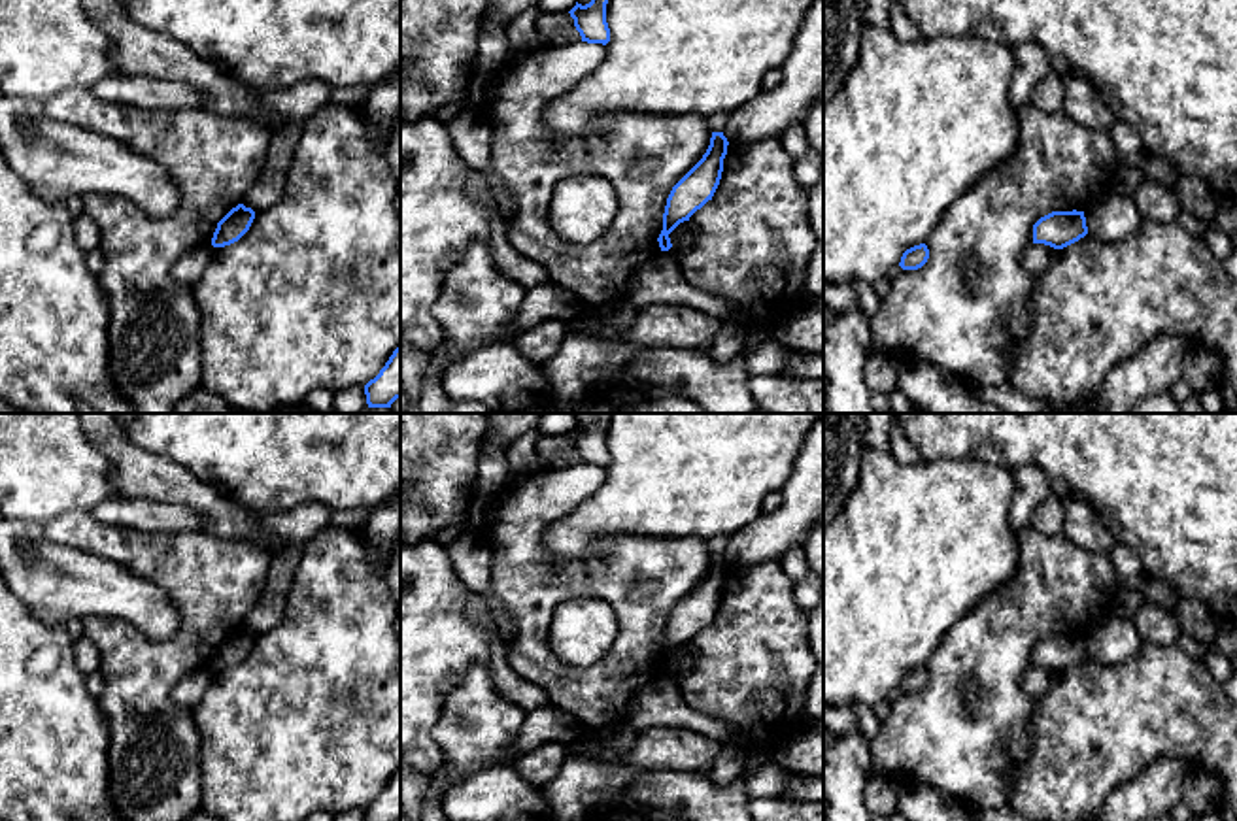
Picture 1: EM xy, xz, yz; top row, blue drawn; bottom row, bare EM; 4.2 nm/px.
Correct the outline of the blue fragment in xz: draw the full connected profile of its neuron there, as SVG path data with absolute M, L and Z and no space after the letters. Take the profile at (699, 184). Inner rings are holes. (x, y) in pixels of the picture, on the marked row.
M712 132L703 159L672 187L663 213L663 230L657 238L661 251L672 247L669 234L712 200L721 179L727 145L723 132Z

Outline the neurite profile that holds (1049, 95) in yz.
M1054 72L1046 74L1031 92L1029 102L1046 113L1061 111L1065 102L1061 77Z

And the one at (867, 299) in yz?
M857 281L854 289L857 293L857 306L863 310L867 317L873 317L880 306L880 296L874 293L874 289L869 283L863 281Z

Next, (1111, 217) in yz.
M1109 189L1086 211L1088 236L1099 242L1120 242L1127 238L1143 217L1133 196Z

